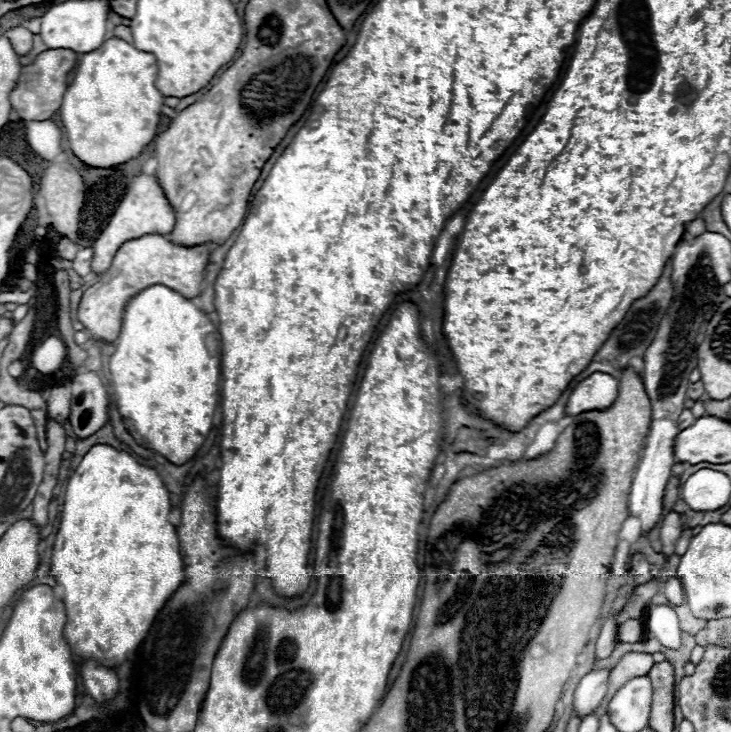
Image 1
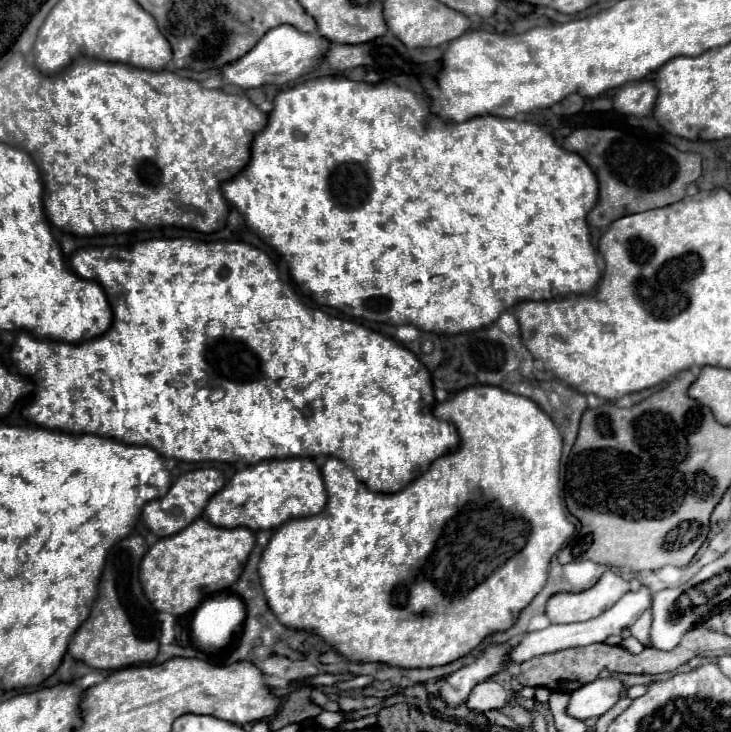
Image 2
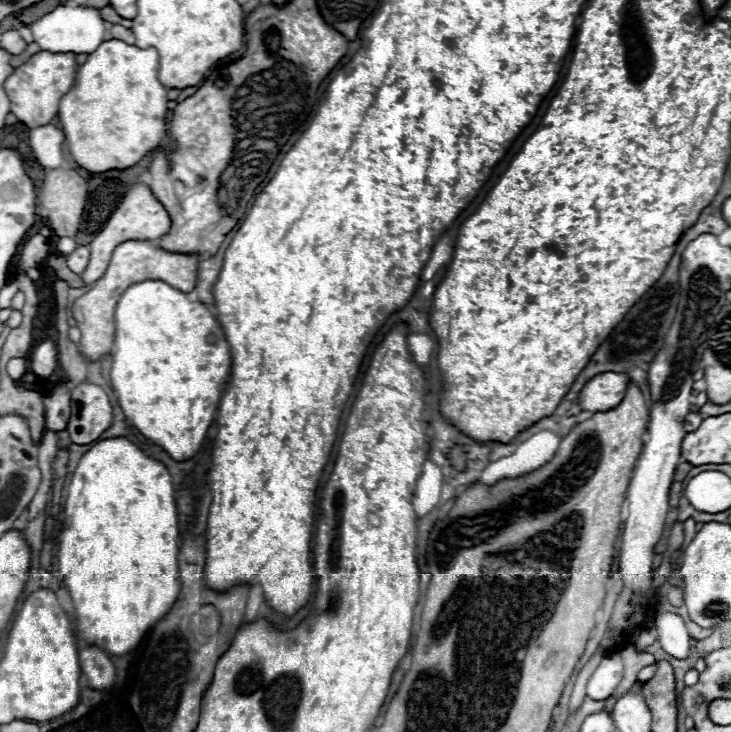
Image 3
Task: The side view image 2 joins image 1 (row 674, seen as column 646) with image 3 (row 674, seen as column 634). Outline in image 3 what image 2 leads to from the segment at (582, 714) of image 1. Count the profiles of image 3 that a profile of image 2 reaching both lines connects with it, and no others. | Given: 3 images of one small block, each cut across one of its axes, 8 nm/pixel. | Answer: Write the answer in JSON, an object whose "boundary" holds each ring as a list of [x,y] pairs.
{"boundary":[[[612,654],[610,658],[604,658],[600,666],[594,670],[594,674],[588,678],[586,696],[592,700],[606,700],[620,680],[622,680],[622,658],[618,654]]]}

